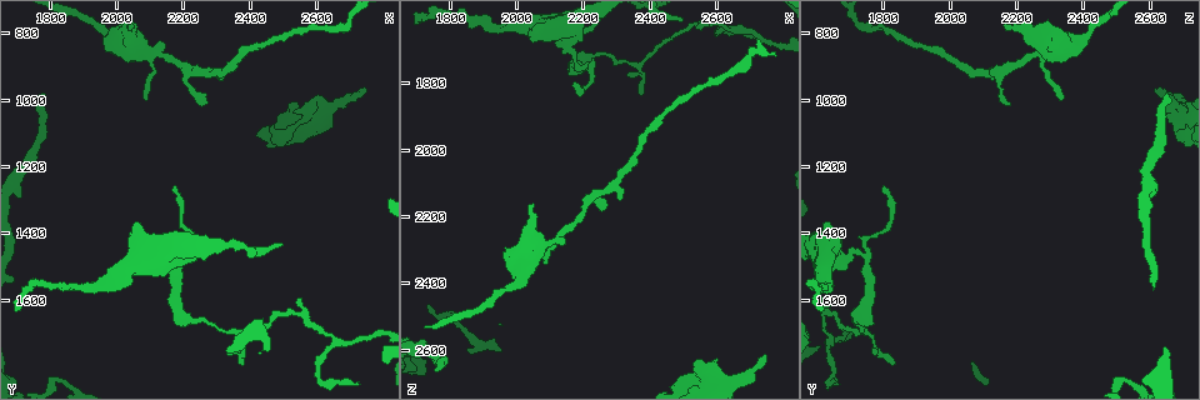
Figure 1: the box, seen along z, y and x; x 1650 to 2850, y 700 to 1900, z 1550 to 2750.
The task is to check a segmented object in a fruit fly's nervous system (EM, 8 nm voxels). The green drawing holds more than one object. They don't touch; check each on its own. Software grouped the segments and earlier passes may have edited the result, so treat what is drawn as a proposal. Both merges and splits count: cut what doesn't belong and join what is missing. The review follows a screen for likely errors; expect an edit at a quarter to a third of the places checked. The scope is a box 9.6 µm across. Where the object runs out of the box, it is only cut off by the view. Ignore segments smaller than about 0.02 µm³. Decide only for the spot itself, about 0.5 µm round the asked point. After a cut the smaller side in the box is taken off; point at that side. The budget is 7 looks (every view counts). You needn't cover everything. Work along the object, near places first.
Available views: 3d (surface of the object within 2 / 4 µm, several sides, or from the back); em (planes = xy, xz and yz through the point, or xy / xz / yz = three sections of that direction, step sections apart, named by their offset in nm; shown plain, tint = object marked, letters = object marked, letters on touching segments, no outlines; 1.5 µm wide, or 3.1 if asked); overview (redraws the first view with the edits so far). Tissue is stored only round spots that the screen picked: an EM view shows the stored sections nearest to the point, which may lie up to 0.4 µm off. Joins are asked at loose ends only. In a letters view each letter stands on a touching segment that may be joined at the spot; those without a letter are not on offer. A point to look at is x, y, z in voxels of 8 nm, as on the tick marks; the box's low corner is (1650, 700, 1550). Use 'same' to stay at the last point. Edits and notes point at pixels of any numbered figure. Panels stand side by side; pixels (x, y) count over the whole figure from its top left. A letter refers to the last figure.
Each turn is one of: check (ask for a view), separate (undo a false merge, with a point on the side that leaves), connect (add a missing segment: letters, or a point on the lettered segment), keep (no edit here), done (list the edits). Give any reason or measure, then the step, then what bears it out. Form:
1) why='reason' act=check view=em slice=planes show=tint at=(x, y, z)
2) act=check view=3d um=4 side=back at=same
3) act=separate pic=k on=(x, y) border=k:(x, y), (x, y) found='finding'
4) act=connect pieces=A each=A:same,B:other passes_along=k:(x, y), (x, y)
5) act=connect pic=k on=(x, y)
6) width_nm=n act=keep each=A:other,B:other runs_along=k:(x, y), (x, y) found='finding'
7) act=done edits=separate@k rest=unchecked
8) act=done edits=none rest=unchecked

why='free end' act=check view=em slice=planes show=letters at=(2750, 970, 2610)

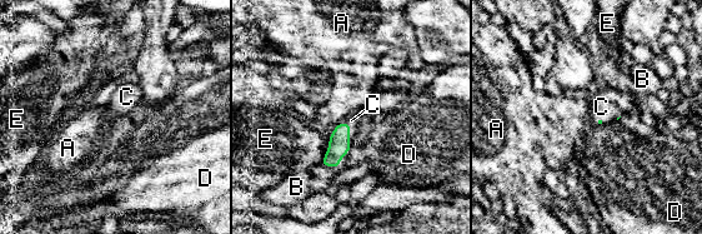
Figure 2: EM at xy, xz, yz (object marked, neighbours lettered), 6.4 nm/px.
act=connect pieces=C each=A:other,B:other,C:same,D:other,E:other passes_along=2:(339, 147), (349, 132), (351, 120) found='it goes on there'

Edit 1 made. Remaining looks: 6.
why='see it whole again' act=check view=overview

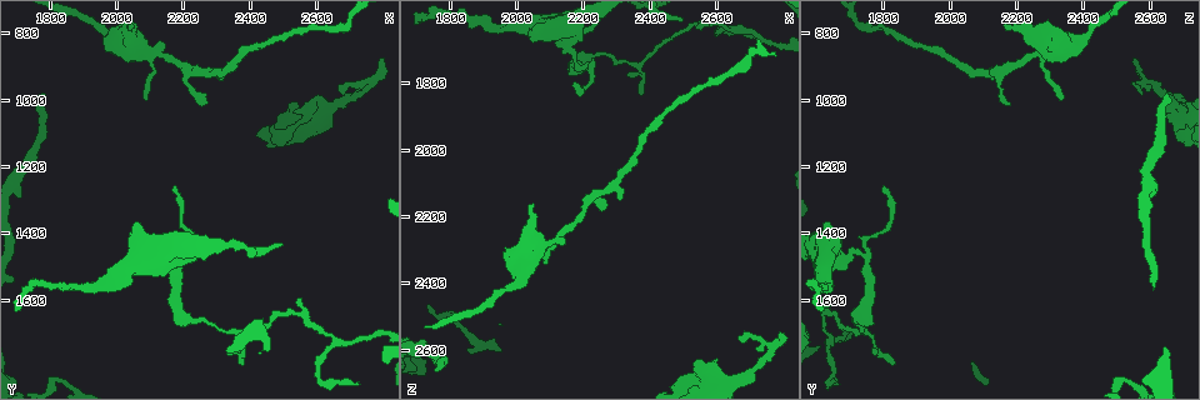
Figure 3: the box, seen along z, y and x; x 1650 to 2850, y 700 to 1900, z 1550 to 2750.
act=check view=em slice=xy step=4 show=tint at=(2180, 1460, 1750)

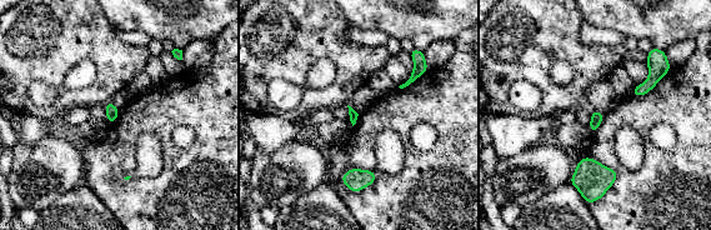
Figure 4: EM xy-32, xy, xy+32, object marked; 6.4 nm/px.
act=check view=em slice=yz step=8 show=letters at=same

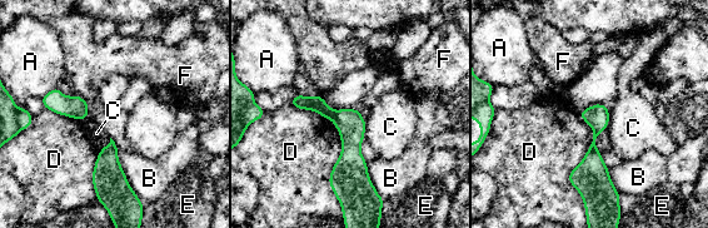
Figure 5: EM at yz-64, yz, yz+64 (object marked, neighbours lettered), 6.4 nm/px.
width_nm=150 act=separate pic=5 on=(350, 124) each=A:other,B:other,C:other,D:other,E:other,F:other found='two cells meet here'

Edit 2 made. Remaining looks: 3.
why='free end' act=check view=em slice=planes show=letters at=(1770, 980, 2650)

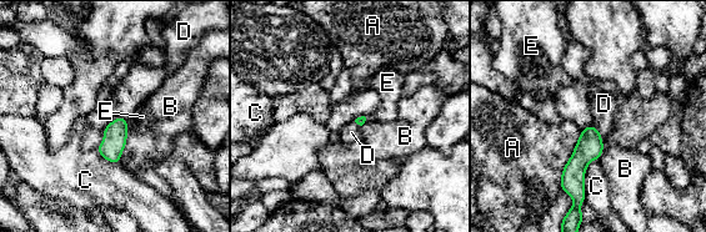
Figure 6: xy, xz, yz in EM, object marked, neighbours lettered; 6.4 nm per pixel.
act=connect pieces=D each=A:other,B:other,C:other,D:same,E:other passes_along=6:(115, 134), (118, 117), (126, 97) found='it goes on there'

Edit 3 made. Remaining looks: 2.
act=done edits=connect@2,separate@5,connect@6 rest=unchecked

